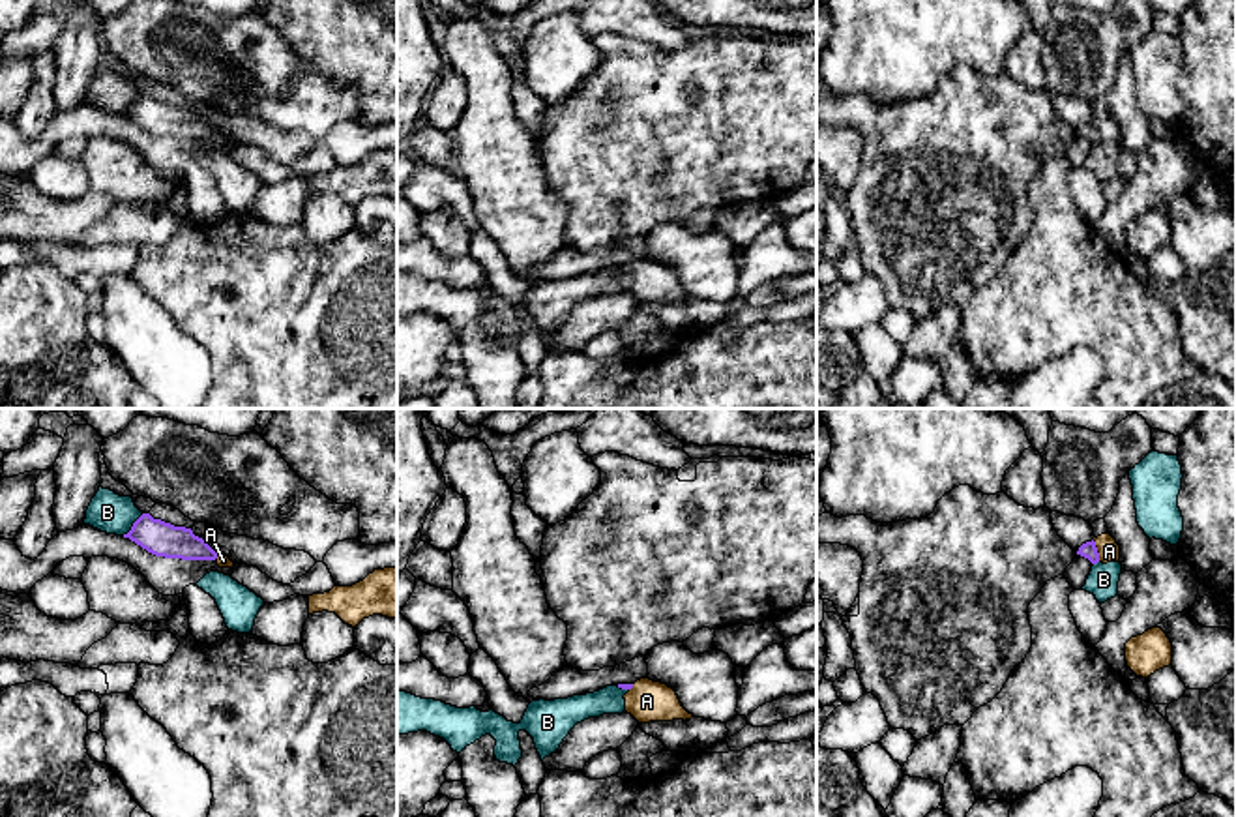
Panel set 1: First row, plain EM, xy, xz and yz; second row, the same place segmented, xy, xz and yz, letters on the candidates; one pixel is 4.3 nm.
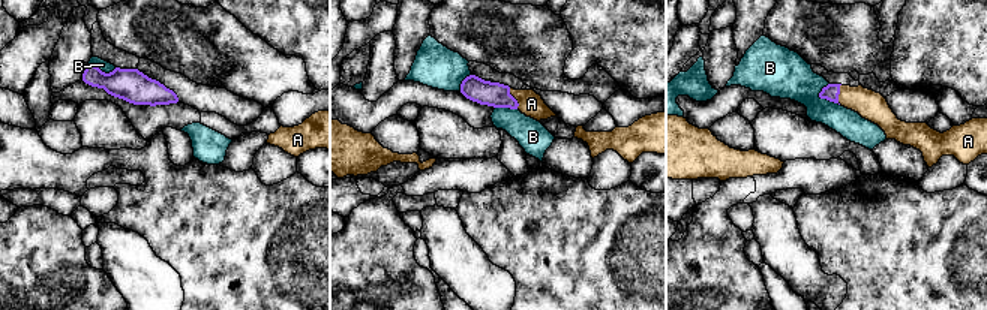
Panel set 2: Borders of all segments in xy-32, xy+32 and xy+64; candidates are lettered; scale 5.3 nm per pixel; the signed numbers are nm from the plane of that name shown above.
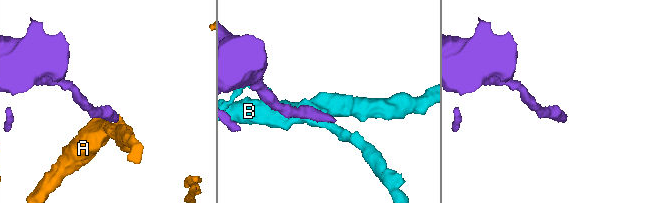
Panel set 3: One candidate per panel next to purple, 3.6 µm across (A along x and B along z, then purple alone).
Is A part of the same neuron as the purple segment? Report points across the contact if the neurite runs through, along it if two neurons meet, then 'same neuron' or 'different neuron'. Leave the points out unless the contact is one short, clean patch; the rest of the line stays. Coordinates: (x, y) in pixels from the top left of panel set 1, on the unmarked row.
across yz (1088, 130), (1096, 132), (1109, 132) | same neuron

